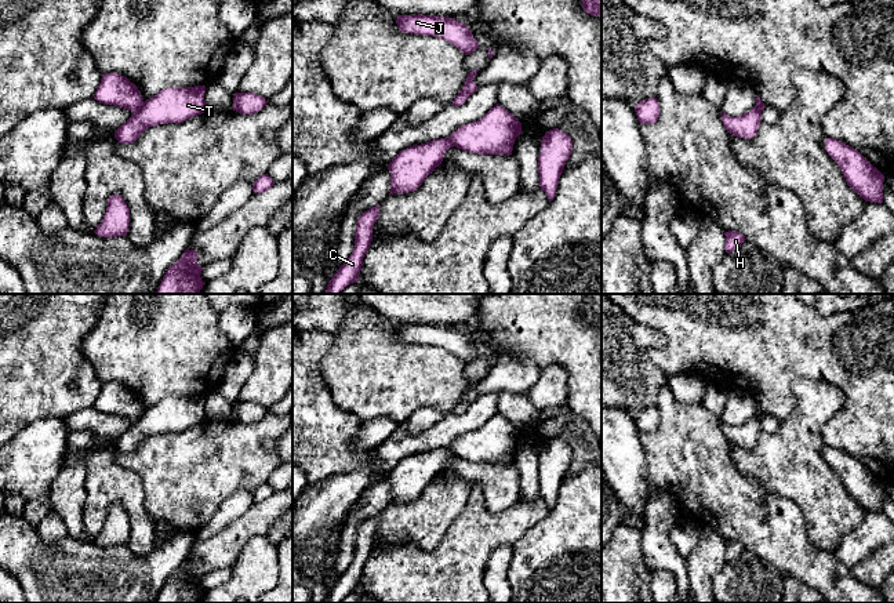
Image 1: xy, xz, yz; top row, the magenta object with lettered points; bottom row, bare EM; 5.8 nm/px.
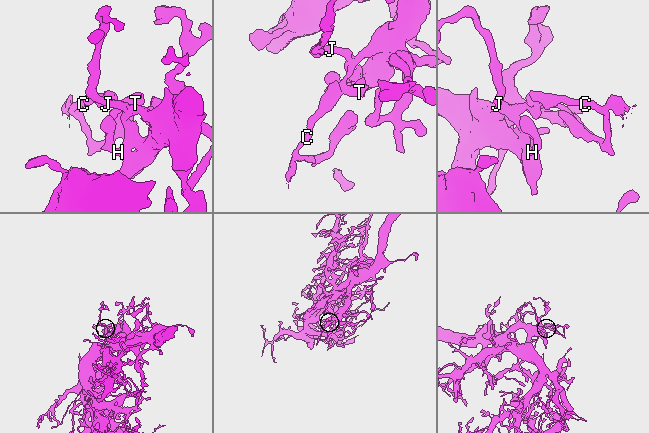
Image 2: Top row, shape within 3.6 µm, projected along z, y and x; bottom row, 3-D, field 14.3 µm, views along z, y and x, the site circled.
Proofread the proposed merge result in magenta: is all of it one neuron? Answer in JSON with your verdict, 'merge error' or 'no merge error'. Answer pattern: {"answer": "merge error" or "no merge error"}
{"answer": "merge error"}

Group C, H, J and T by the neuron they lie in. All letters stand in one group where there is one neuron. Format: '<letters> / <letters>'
C / H J T

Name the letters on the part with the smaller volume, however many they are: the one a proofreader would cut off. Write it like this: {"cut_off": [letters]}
{"cut_off": ["C"]}

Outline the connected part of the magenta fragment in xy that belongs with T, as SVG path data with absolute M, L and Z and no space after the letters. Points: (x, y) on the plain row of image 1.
M206 395L167 396L146 408L142 417L123 432L115 443L120 453L130 454L149 436L166 432L182 432L207 421Z

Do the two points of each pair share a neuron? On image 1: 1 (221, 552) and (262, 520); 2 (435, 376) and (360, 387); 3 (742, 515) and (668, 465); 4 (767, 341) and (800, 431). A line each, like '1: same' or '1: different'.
1: same
2: same
3: same
4: different

